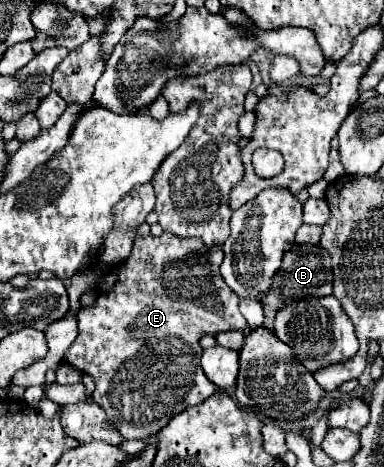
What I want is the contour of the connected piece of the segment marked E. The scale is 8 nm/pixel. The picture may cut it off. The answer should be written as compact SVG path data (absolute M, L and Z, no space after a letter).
M175 234L137 238L131 256L107 272L93 308L79 312L79 336L63 358L75 370L93 376L97 384L93 400L107 412L127 440L155 436L173 416L201 404L217 392L217 386L213 386L201 370L199 358L203 348L199 346L199 338L203 334L245 328L239 298L221 278L221 262L221 246L205 246L199 238L177 238Z

